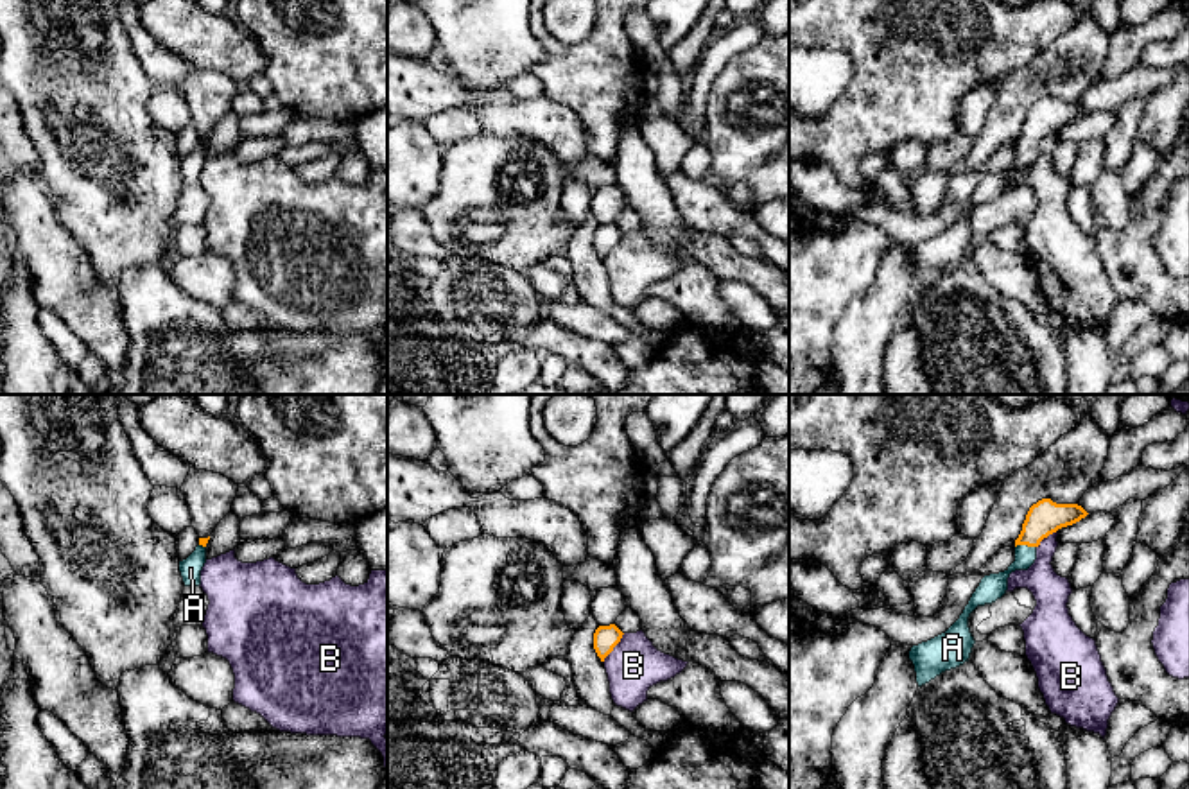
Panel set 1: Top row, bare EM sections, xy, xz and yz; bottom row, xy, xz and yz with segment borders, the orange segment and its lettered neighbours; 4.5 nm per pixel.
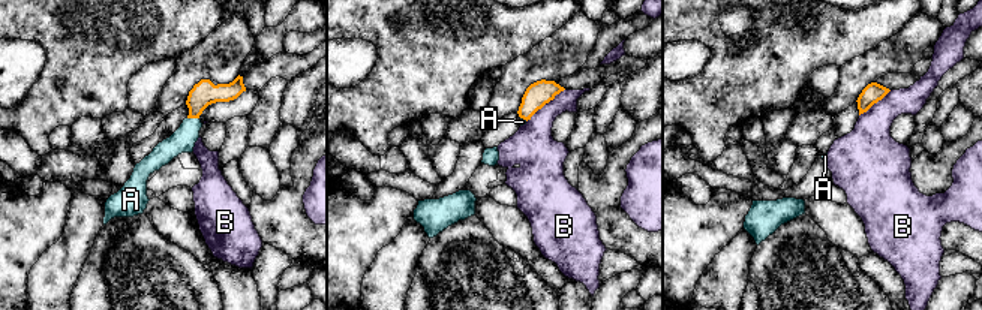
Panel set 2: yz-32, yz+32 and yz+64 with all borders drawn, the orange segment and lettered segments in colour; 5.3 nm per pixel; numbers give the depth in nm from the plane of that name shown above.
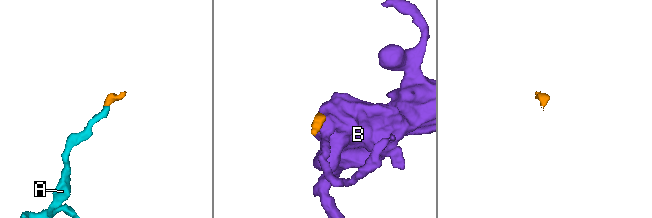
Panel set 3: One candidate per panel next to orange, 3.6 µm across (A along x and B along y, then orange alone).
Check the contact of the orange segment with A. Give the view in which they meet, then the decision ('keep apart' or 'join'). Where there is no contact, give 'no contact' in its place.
yz | join

